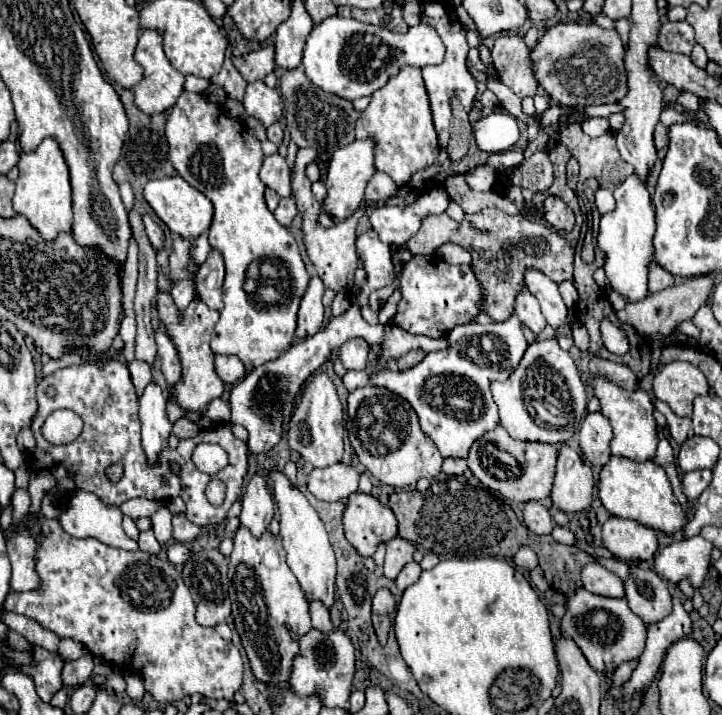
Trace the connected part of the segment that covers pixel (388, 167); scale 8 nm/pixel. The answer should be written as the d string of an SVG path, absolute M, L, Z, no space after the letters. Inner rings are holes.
M403 66L397 76L371 96L371 104L363 110L355 136L375 142L375 168L389 174L397 186L403 186L415 172L429 168L437 160L439 140L419 68Z

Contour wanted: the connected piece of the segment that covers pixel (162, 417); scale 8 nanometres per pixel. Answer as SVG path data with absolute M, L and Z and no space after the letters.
M149 384L139 400L139 418L143 434L143 450L151 466L159 464L159 452L167 448L167 438L171 434L171 422L165 414L165 396L157 384Z

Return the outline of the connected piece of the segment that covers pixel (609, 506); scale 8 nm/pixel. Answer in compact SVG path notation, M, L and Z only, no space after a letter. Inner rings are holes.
M611 456L611 460L599 472L599 498L605 510L619 518L631 518L647 524L649 528L673 534L683 530L687 514L683 512L679 500L673 496L669 478L653 460L635 462L623 456Z

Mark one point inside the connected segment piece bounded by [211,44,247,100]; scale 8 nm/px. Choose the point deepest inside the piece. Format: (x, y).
(228, 78)

